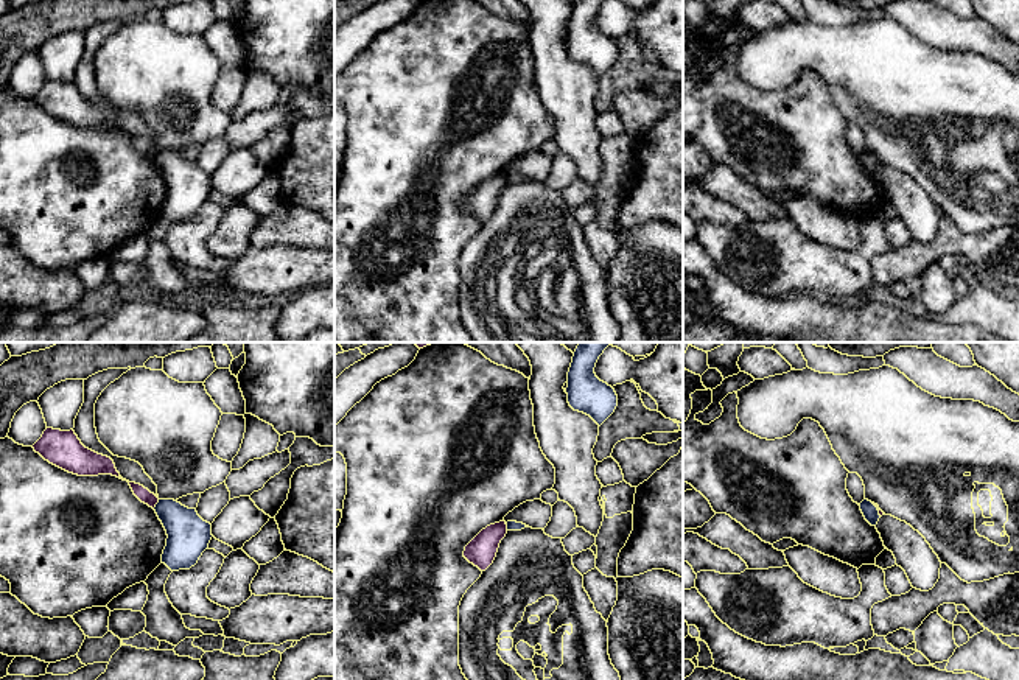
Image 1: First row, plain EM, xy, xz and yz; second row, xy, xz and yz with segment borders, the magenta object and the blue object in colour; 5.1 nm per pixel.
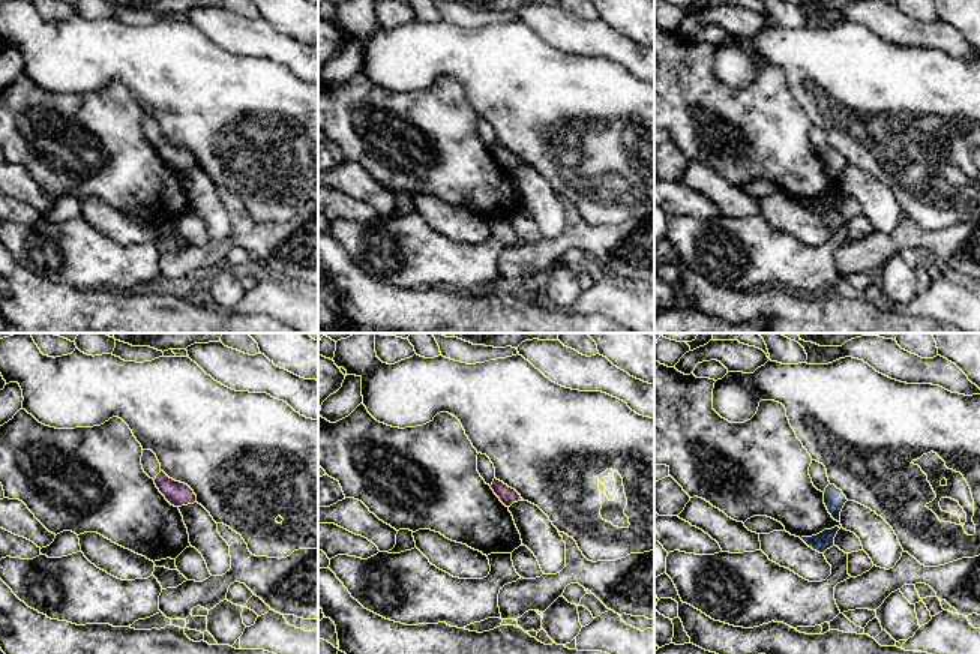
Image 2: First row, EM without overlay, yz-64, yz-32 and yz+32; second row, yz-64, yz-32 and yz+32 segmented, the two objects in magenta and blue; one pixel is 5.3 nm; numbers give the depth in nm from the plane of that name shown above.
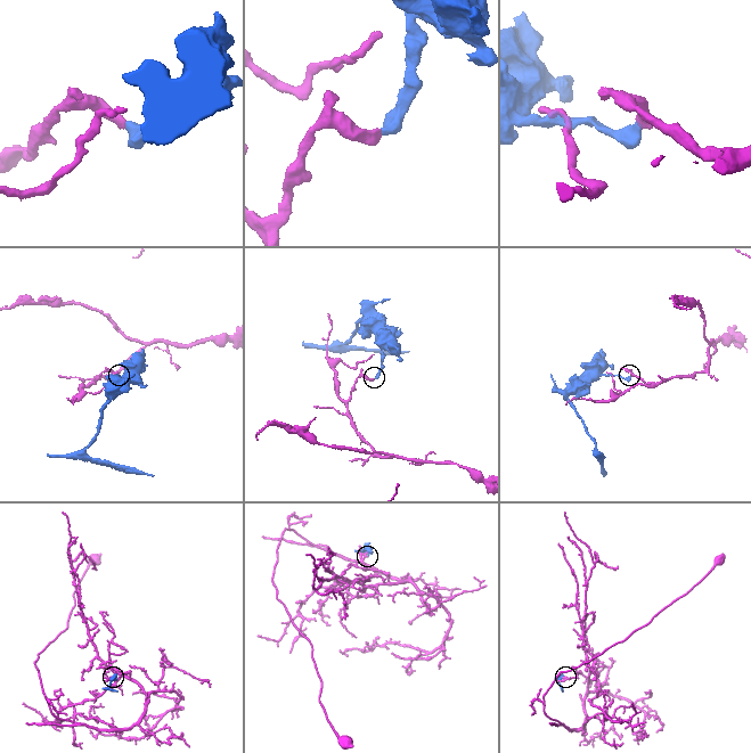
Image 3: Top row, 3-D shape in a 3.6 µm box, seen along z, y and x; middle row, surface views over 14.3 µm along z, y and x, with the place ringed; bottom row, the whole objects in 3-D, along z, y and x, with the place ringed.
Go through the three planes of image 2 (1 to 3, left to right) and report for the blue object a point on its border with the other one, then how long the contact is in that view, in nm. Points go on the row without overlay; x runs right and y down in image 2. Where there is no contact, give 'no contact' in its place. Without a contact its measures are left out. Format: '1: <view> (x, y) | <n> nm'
1: no contact
2: no contact
3: no contact

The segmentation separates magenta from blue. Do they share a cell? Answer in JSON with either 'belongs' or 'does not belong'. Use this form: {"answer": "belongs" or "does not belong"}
{"answer": "does not belong"}

